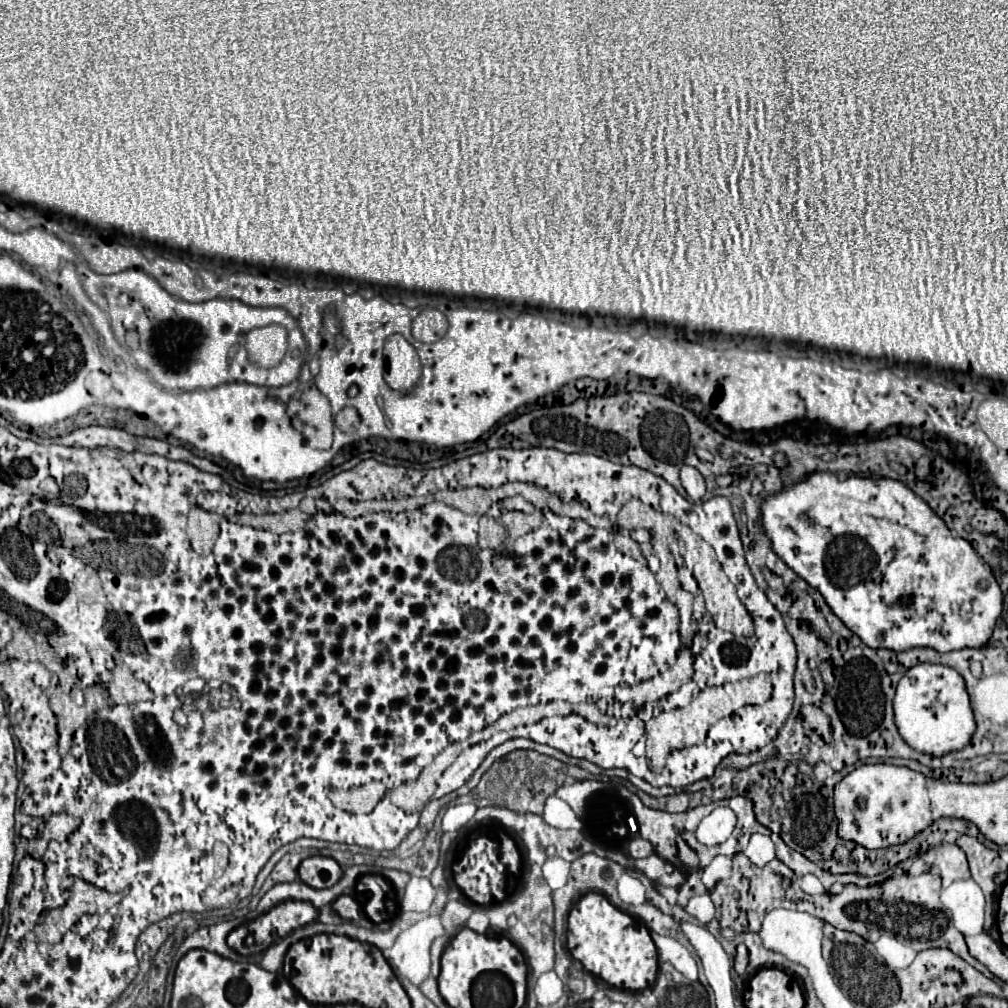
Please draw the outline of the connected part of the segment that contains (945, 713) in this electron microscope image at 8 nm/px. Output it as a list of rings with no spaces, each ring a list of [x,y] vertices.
[[[919,664],[901,678],[895,700],[895,724],[903,740],[925,754],[943,756],[953,750],[961,750],[971,740],[975,732],[973,710],[969,704],[969,694],[965,690],[963,678],[941,664]]]

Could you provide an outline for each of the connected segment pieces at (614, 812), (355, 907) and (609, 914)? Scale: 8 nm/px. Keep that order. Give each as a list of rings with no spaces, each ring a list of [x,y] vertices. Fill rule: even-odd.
[[[577,780],[573,784],[561,786],[557,790],[557,796],[563,798],[575,810],[575,814],[579,814],[579,820],[583,822],[583,830],[585,830],[587,838],[591,838],[591,842],[599,844],[605,850],[627,852],[629,842],[635,836],[639,836],[639,828],[635,822],[635,810],[633,810],[633,804],[629,800],[629,790],[625,786],[609,784],[609,782],[605,784],[605,782],[597,782],[597,780]],[[619,832],[621,834],[625,832],[627,836],[625,834],[619,836]]]
[[[341,896],[333,902],[333,910],[345,918],[345,920],[359,920],[361,918],[361,908],[351,896]]]
[[[587,892],[569,914],[567,926],[569,952],[593,976],[601,976],[615,988],[639,992],[647,990],[657,980],[657,948],[647,926],[629,914],[615,908],[603,894]]]

